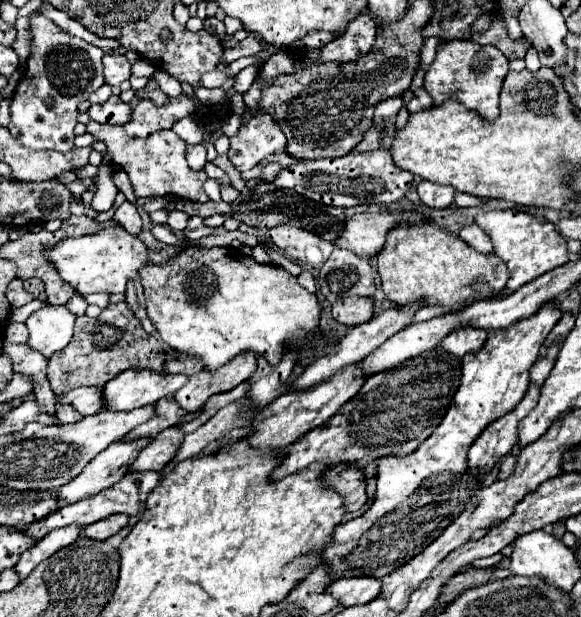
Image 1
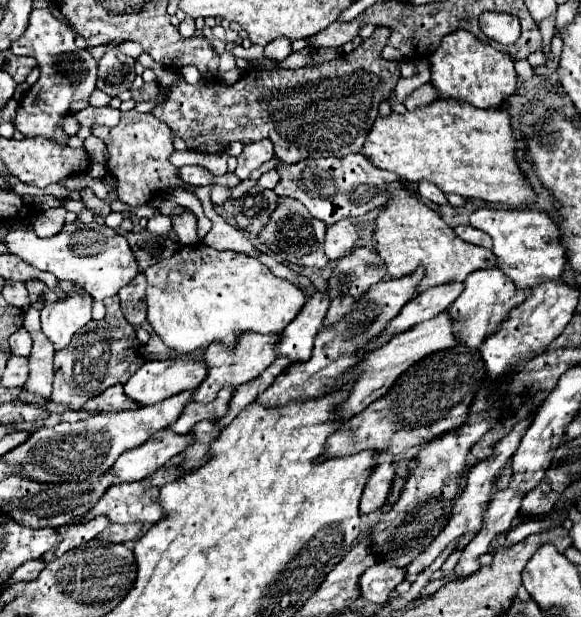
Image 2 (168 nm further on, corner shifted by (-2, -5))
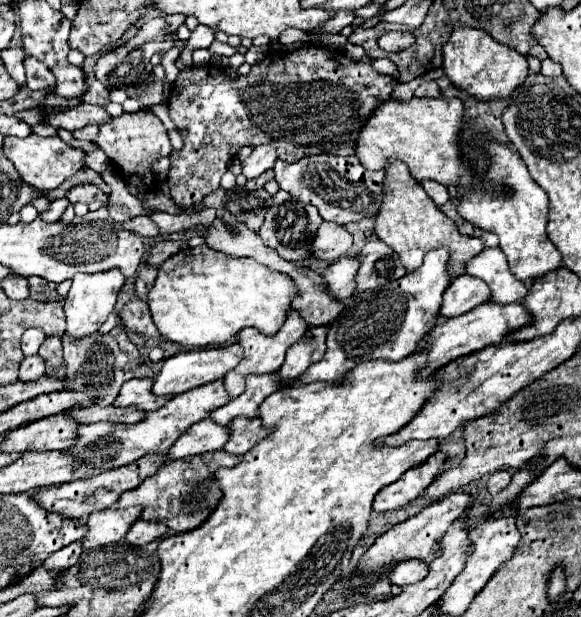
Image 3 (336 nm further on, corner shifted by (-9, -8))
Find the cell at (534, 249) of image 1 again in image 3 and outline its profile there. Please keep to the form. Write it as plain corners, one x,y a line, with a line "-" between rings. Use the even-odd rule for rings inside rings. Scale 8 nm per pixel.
490,144
488,154
492,158
488,180
494,182
494,190
490,192
478,192
468,196
458,204
458,212
462,218
470,224
476,224
478,228
492,232
500,238
500,248
508,258
510,272
522,280
522,282
534,282
538,278
544,278
548,272
558,270
562,266
562,256
554,248
554,244
546,236
546,224
548,224
548,196
544,190
540,190
534,180
528,174
526,164
520,160
520,156
502,144

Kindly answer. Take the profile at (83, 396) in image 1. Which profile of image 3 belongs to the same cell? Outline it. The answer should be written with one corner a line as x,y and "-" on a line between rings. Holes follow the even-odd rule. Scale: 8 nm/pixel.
132,378
128,380
118,398
114,400
114,406
118,408
136,408
136,410
142,410
142,412
152,412
152,410
158,410
160,406
164,406
168,402
170,396
152,396
150,392
150,386
152,386
152,380
138,380
138,378

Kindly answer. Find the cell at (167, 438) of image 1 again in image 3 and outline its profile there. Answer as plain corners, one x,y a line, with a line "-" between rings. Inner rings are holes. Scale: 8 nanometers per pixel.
234,418
230,424
230,438
224,446
224,452
228,454
244,454
252,448
252,444
256,444
256,440
260,440
260,436
264,436
264,432
260,432
260,420
256,418

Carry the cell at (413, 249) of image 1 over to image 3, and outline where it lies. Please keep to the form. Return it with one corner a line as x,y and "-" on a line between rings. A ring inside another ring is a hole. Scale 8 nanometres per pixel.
390,160
388,168
386,168
384,202
382,202
378,218
376,218
376,236
398,254
402,266
408,272
414,272
416,268
420,268
426,252
438,250
438,248
450,250
446,268
452,278
464,274
466,264
484,250
484,242
480,238
464,236
458,232
456,224
432,202
432,198
424,192
420,182
416,182
412,178
408,166
400,160

